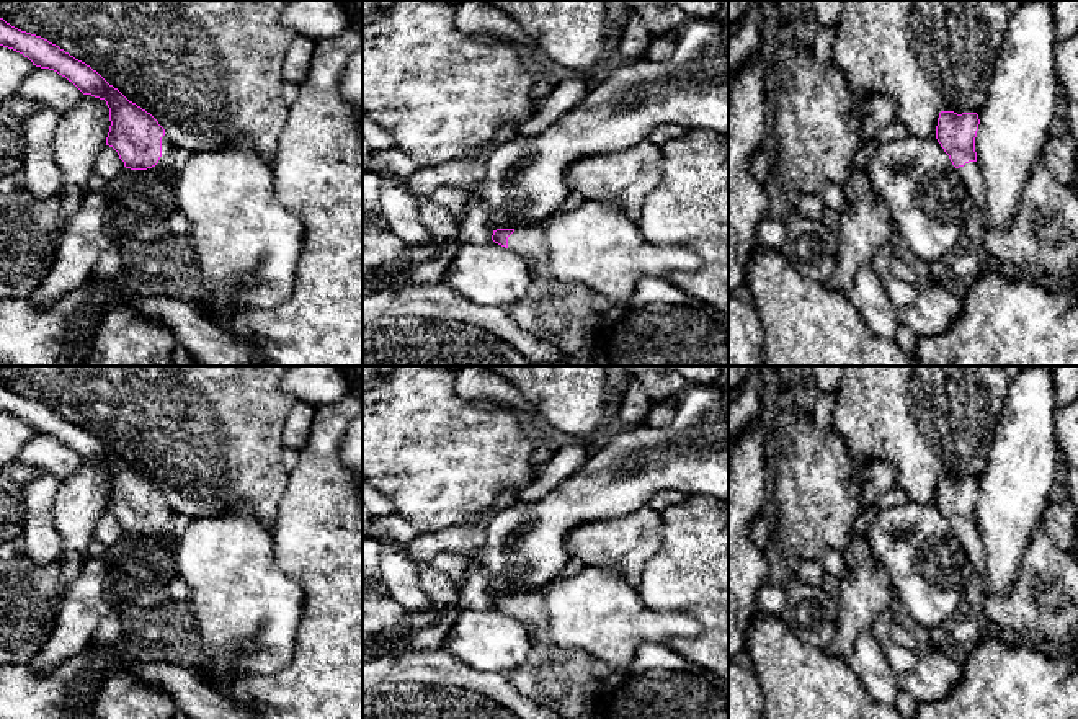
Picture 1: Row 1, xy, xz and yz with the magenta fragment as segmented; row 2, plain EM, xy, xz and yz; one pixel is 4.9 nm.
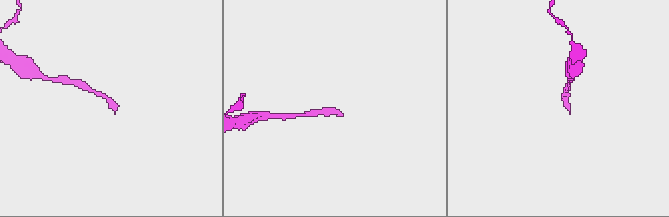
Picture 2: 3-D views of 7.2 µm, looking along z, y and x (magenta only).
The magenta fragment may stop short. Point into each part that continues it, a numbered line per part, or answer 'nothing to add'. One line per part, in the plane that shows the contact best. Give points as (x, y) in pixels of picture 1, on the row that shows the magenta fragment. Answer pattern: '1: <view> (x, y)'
1: xy (165, 165)

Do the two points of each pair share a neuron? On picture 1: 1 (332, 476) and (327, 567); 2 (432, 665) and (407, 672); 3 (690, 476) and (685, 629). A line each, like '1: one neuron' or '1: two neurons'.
1: one neuron
2: one neuron
3: two neurons

